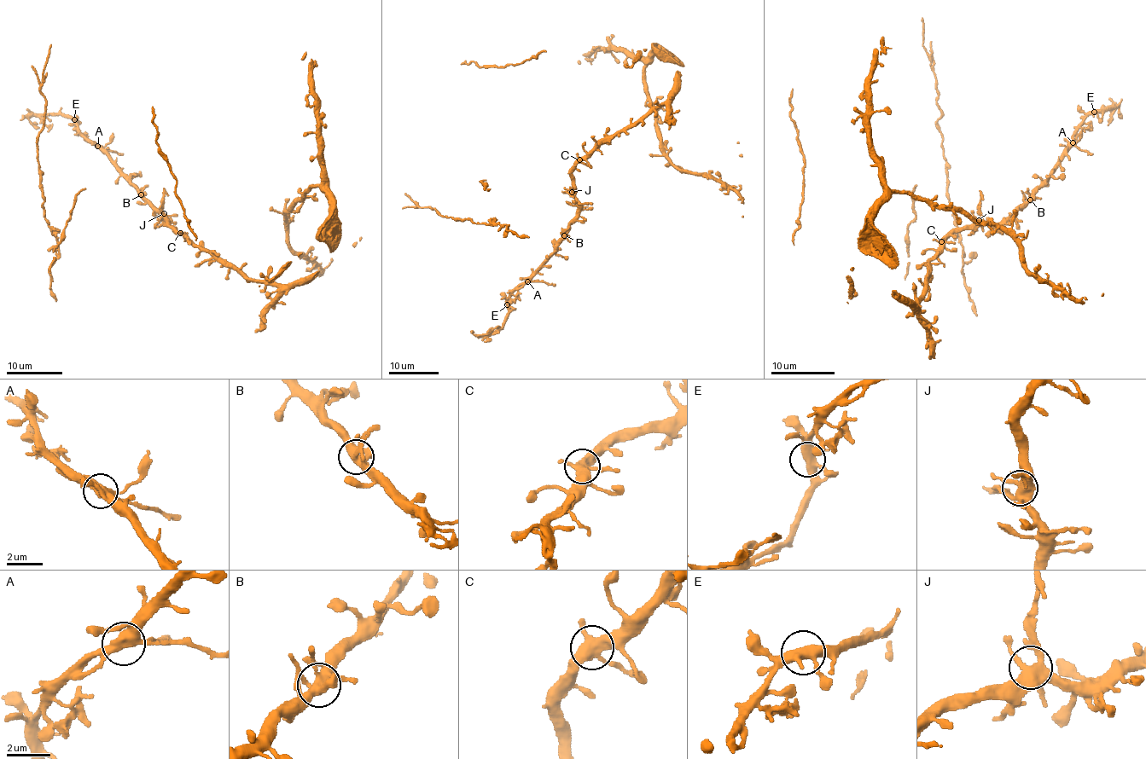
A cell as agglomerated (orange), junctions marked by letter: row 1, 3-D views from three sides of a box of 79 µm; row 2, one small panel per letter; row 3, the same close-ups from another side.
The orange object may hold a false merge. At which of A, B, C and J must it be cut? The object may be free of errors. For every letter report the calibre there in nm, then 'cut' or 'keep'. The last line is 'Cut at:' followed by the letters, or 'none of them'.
A: 440 nm | keep
B: 440 nm | keep
C: 420 nm | keep
J: 420 nm | keep
Cut at: none of them

